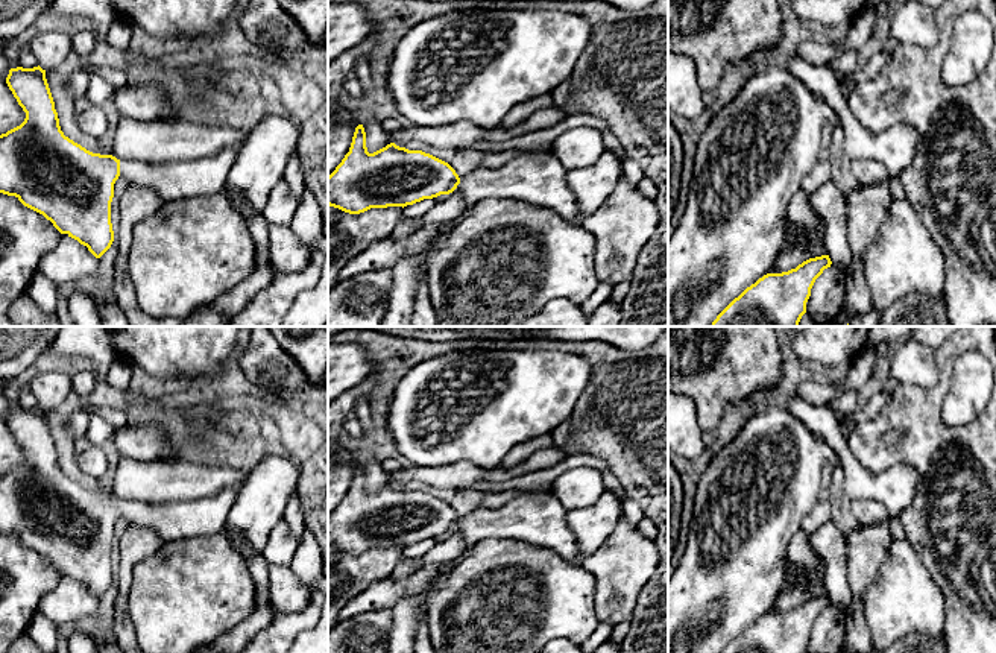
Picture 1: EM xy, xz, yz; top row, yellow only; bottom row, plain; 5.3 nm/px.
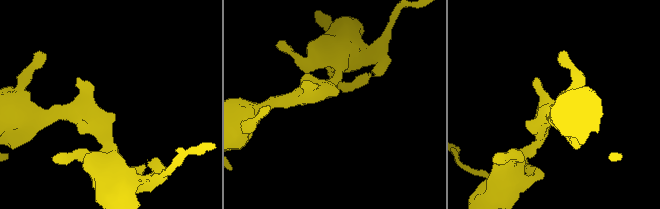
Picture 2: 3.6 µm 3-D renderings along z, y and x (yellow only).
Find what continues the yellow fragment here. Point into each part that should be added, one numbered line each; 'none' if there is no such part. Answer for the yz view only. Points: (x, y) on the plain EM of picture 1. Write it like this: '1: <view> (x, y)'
none

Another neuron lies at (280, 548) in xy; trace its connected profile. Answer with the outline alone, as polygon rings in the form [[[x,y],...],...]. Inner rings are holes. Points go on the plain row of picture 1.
[[[282,519],[269,533],[263,556],[269,565],[290,566],[298,545],[296,536]]]

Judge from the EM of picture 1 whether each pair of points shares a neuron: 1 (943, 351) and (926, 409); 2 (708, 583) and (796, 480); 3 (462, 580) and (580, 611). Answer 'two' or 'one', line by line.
1: one
2: one
3: one

